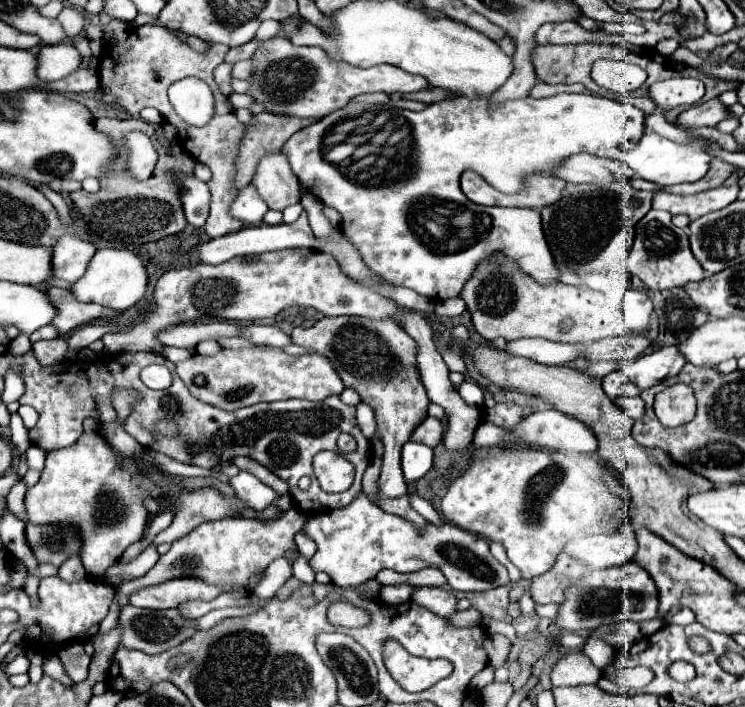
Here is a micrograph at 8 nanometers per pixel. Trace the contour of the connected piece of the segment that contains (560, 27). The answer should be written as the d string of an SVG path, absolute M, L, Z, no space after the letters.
M575 21L565 23L545 23L535 33L537 45L549 45L549 43L621 43L619 35L609 35L605 31L585 31Z

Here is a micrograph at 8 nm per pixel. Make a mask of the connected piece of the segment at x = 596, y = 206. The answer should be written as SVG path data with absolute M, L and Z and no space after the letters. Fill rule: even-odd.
M593 189L587 193L575 193L565 195L559 205L549 205L547 209L541 211L543 217L543 231L549 243L549 249L555 257L555 263L561 269L571 269L577 263L595 259L605 247L607 241L623 227L623 225L635 225L649 209L651 209L651 197L655 193L651 191L603 191L603 189ZM561 231L561 239L559 239ZM561 243L561 247L559 247Z

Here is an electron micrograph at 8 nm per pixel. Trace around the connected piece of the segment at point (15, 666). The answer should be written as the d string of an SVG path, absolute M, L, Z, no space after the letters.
M21 655L21 657L17 657L17 661L9 663L5 671L7 671L9 675L15 675L15 673L27 673L27 671L29 671L29 665L31 665L29 659L27 659L25 655Z

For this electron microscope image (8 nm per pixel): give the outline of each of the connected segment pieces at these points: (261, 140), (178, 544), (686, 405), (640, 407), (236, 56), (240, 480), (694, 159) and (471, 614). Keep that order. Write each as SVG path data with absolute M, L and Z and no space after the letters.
M259 113L251 125L247 125L245 137L241 141L239 157L237 157L237 189L243 189L253 179L257 165L265 153L279 151L283 143L299 129L315 123L319 119L303 119L291 115L275 115L275 113Z
M293 507L285 511L277 521L271 521L271 523L263 523L259 519L247 519L247 517L227 517L219 521L205 521L185 537L173 541L171 549L159 557L159 561L147 575L127 581L119 587L117 591L119 609L123 609L129 603L131 593L143 587L151 587L163 581L183 579L183 577L199 577L201 581L221 587L225 591L231 591L235 587L247 589L247 583L253 575L263 573L273 559L285 555L285 545L295 545L293 535L303 529L305 519L307 517Z
M671 385L655 395L655 411L665 427L679 427L695 417L697 403L693 389L687 385Z
M619 397L617 403L623 407L623 411L633 419L641 419L645 415L645 403L641 397Z
M253 39L253 41L249 41L249 43L241 45L241 47L233 47L225 55L225 61L227 63L237 63L237 61L243 61L243 59L251 59L251 55L259 49L259 45L261 45L261 41L259 39Z
M239 471L235 477L231 477L229 483L237 491L237 497L241 497L255 511L267 509L271 505L271 501L277 499L273 489L267 489L267 485L263 485L255 475L251 475L247 471Z
M645 133L639 143L631 145L627 153L623 153L623 163L627 163L639 177L661 183L661 185L675 185L675 183L689 183L689 181L699 181L707 175L709 163L713 161L713 155L707 151L711 141L707 139L695 139L689 143L675 143L669 141L657 133Z
M467 609L467 611L459 611L453 617L449 617L449 621L453 625L477 625L481 623L481 613L477 609Z

